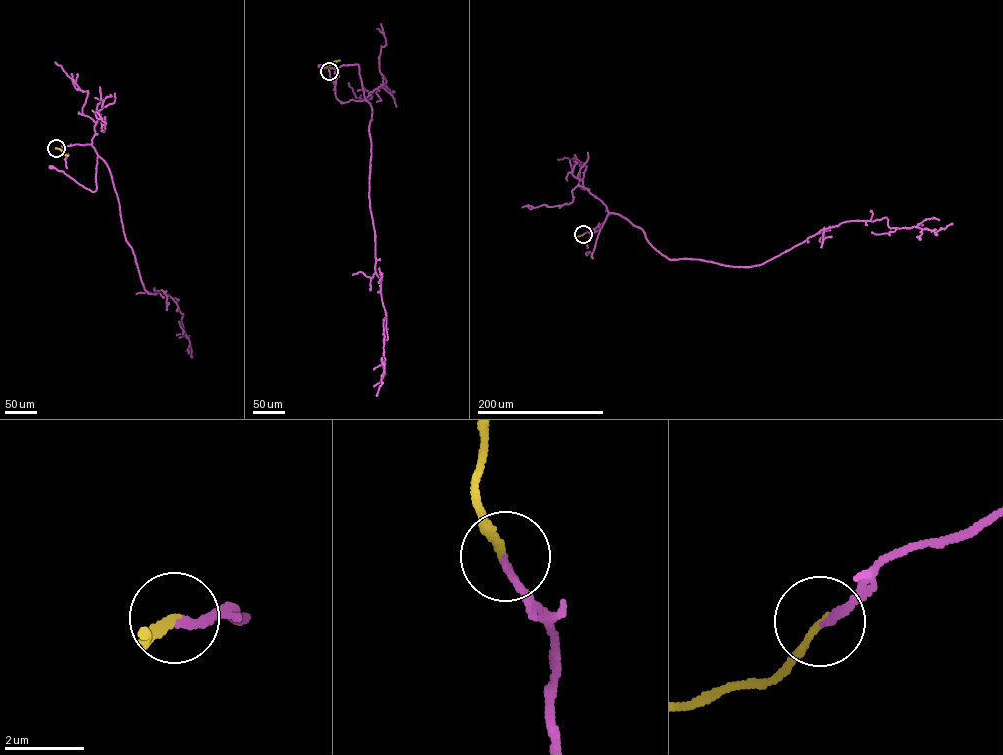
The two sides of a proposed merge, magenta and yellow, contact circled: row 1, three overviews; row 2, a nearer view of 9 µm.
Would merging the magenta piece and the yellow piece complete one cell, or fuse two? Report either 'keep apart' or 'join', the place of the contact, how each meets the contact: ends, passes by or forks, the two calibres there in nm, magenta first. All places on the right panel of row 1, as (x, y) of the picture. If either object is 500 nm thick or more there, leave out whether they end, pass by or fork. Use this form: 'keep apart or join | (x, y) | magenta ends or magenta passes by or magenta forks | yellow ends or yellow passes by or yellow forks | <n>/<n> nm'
join | (583, 234) | magenta ends | yellow ends | 190/200 nm

